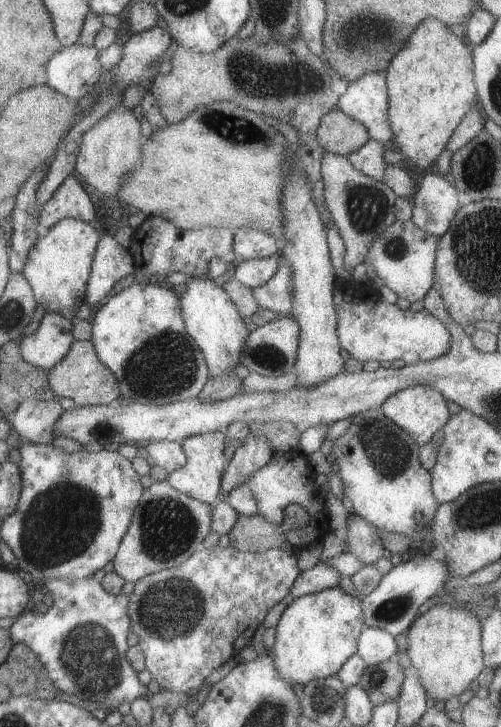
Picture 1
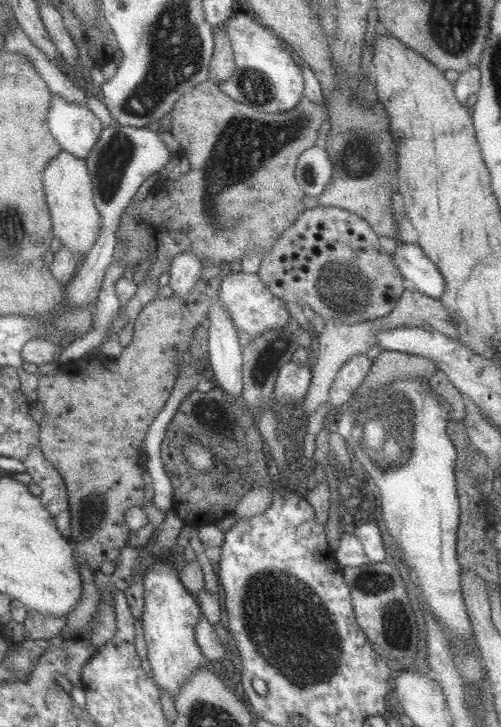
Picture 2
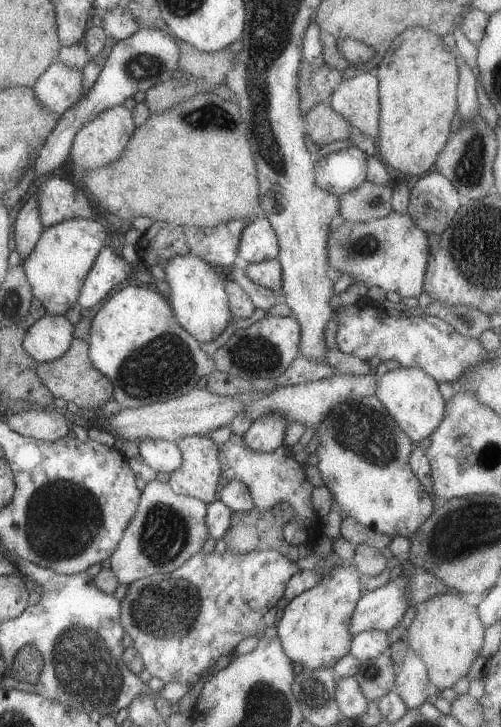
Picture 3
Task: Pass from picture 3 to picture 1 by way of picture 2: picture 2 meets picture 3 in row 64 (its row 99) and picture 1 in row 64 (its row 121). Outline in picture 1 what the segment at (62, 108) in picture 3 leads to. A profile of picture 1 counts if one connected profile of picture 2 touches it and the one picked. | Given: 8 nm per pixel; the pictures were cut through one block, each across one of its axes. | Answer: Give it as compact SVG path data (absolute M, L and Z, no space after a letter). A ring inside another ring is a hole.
M93 45L62 47L47 61L46 85L71 100L85 96L103 72L98 52Z

